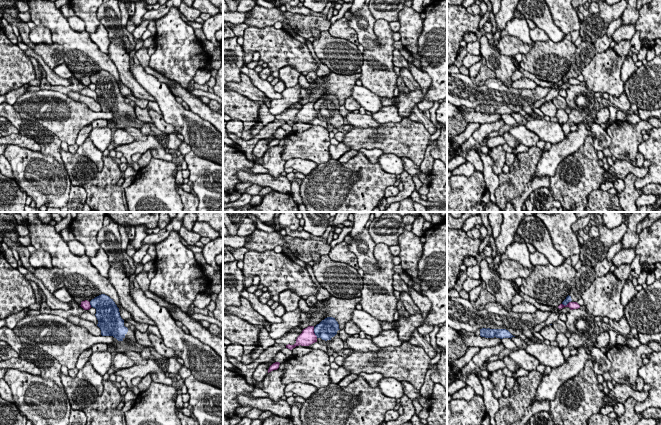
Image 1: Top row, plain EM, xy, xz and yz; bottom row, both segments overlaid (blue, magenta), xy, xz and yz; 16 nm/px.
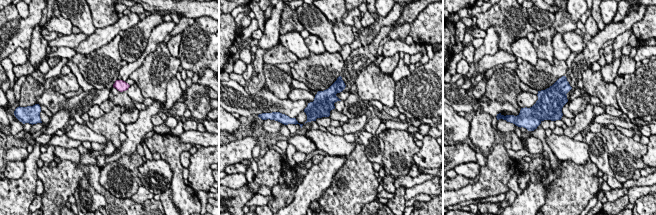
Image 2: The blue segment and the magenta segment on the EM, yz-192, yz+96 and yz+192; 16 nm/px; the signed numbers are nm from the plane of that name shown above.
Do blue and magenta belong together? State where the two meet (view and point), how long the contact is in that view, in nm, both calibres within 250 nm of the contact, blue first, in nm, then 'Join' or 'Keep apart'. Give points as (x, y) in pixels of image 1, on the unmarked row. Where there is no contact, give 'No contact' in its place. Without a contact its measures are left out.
Touches blue at xz (314, 108). Shared border 190 nm. Thickness 320 nm (blue) against 240 nm. Keep apart

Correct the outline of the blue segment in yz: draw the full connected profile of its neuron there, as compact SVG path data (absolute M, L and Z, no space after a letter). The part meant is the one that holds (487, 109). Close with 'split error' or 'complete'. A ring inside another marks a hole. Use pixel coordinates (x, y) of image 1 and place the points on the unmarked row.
M482 104L480 105L480 112L485 114L512 114L513 112L508 106L506 105L490 105L490 104Z | complete

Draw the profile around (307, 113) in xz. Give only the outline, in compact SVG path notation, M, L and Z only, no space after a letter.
M308 102L303 105L302 109L297 113L296 119L294 121L286 121L286 124L292 126L296 122L309 122L317 118L317 112L314 109L314 102Z

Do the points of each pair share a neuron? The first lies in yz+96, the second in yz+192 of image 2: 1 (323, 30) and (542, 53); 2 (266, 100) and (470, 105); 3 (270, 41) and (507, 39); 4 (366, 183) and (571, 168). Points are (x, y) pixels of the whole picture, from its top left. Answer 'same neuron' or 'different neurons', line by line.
1: different neurons
2: same neuron
3: different neurons
4: same neuron

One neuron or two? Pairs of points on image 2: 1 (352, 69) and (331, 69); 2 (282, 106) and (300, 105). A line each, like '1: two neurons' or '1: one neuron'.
1: two neurons
2: one neuron

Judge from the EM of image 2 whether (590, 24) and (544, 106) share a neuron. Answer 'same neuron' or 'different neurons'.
different neurons

